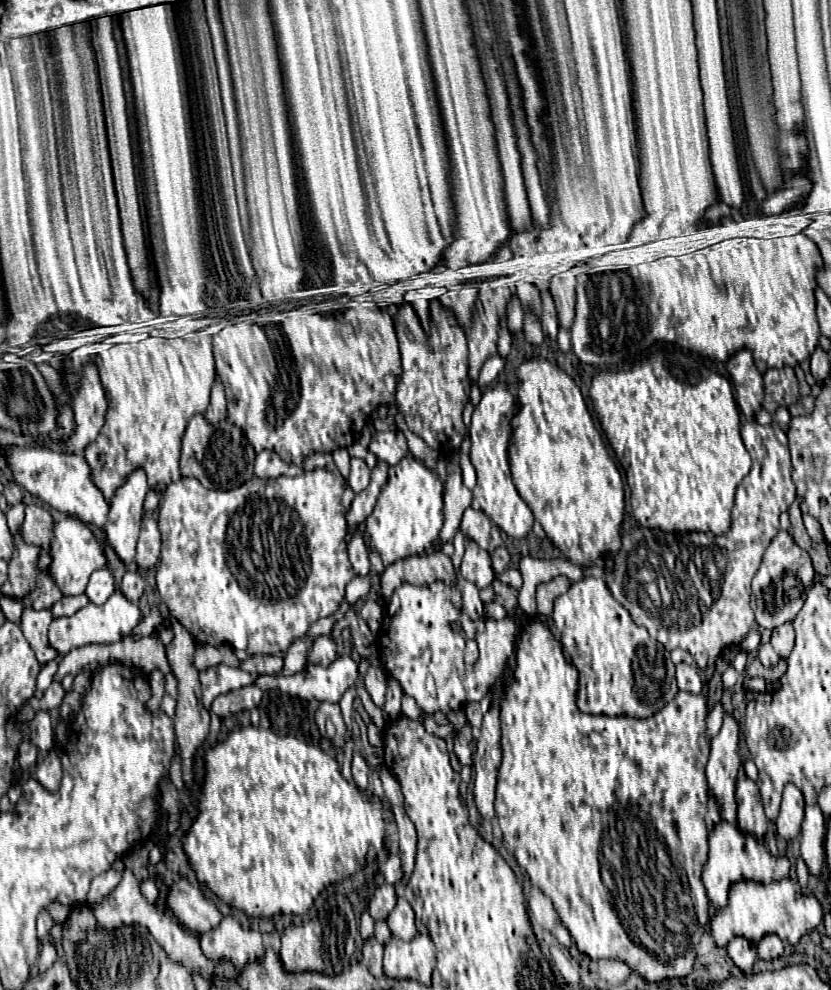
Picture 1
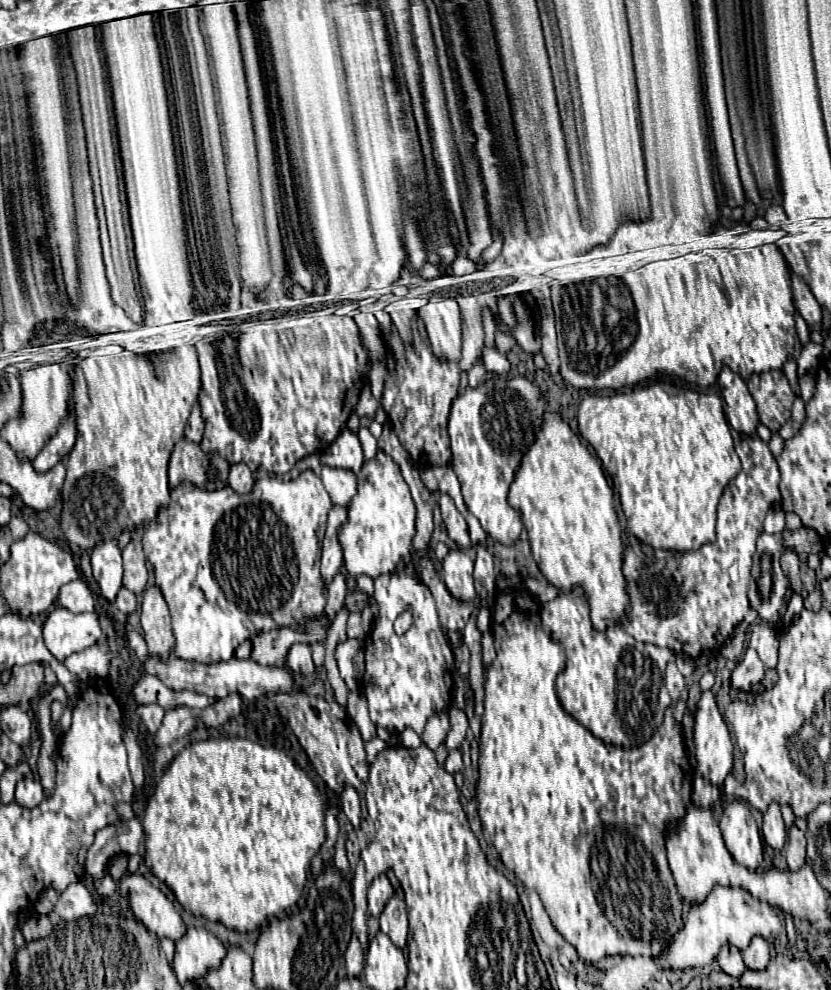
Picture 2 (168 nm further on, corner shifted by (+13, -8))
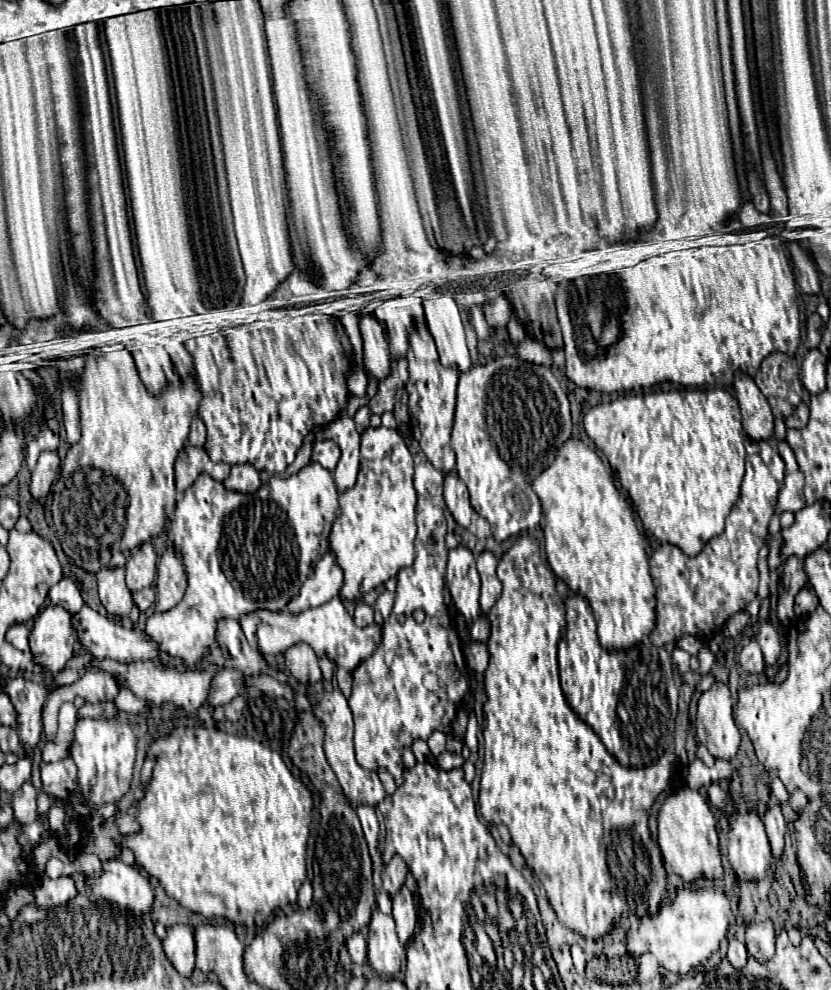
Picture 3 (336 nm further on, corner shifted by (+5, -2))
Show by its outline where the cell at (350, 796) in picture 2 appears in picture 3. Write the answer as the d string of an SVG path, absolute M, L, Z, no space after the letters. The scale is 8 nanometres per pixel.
M358 804L356 806L356 814L362 822L362 830L364 830L364 836L366 836L366 842L370 848L376 848L378 844L378 836L380 836L380 830L378 830L378 820L376 820L376 812L372 806L366 806L366 804Z

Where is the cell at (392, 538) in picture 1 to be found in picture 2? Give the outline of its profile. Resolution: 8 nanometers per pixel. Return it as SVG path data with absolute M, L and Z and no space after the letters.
M378 450L372 460L364 460L356 478L358 492L346 506L348 516L338 528L338 542L342 546L344 568L350 578L358 578L362 574L378 578L380 574L392 572L404 554L410 552L412 538L416 534L416 508L398 464L382 450Z

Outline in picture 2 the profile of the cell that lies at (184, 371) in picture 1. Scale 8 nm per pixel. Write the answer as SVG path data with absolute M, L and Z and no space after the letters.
M194 346L170 356L166 376L158 372L152 358L134 352L116 356L90 356L74 366L72 400L76 414L76 444L66 460L66 480L60 490L60 526L70 544L80 550L94 550L102 540L118 536L122 530L136 530L152 522L170 502L168 458L178 440L184 438L186 418L198 400L200 370Z

